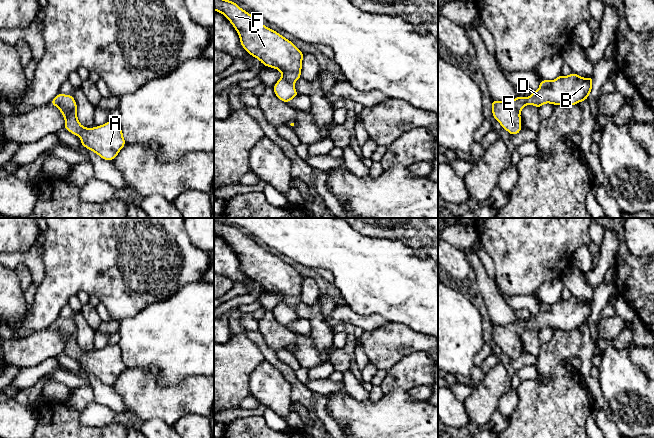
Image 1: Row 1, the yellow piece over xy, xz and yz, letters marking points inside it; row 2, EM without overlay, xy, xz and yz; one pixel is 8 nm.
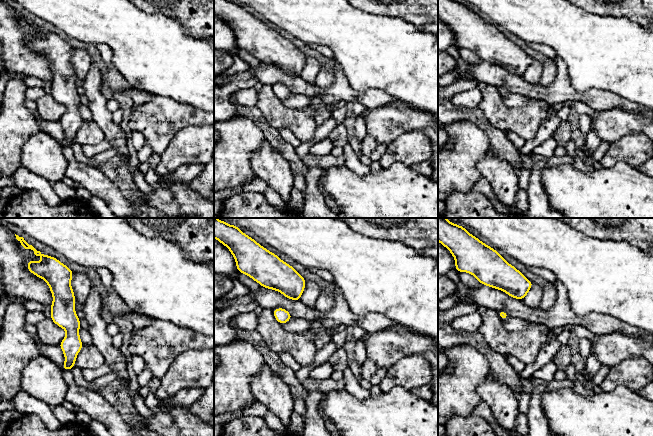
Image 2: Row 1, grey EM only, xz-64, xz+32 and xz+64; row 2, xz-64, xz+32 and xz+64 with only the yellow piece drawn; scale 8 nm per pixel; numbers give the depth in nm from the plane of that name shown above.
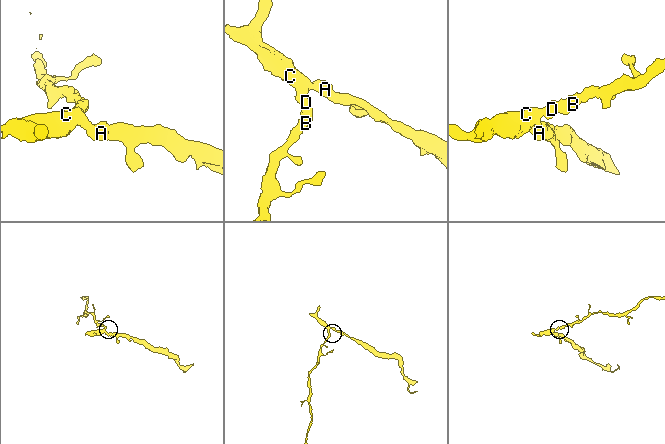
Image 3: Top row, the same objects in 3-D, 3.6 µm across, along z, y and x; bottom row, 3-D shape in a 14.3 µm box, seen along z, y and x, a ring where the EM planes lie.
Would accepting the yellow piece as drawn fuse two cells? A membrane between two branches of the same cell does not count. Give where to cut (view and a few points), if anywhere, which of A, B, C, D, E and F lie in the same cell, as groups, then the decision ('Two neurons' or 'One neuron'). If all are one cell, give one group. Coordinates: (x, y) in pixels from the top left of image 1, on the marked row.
No split. Groups: A B C D E F. One neuron

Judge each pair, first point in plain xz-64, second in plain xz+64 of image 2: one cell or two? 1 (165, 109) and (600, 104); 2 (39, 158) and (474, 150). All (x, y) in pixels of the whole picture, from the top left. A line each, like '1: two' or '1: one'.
1: two
2: two

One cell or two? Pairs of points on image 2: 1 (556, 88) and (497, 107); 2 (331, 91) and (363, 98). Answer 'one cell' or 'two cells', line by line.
1: two cells
2: one cell

